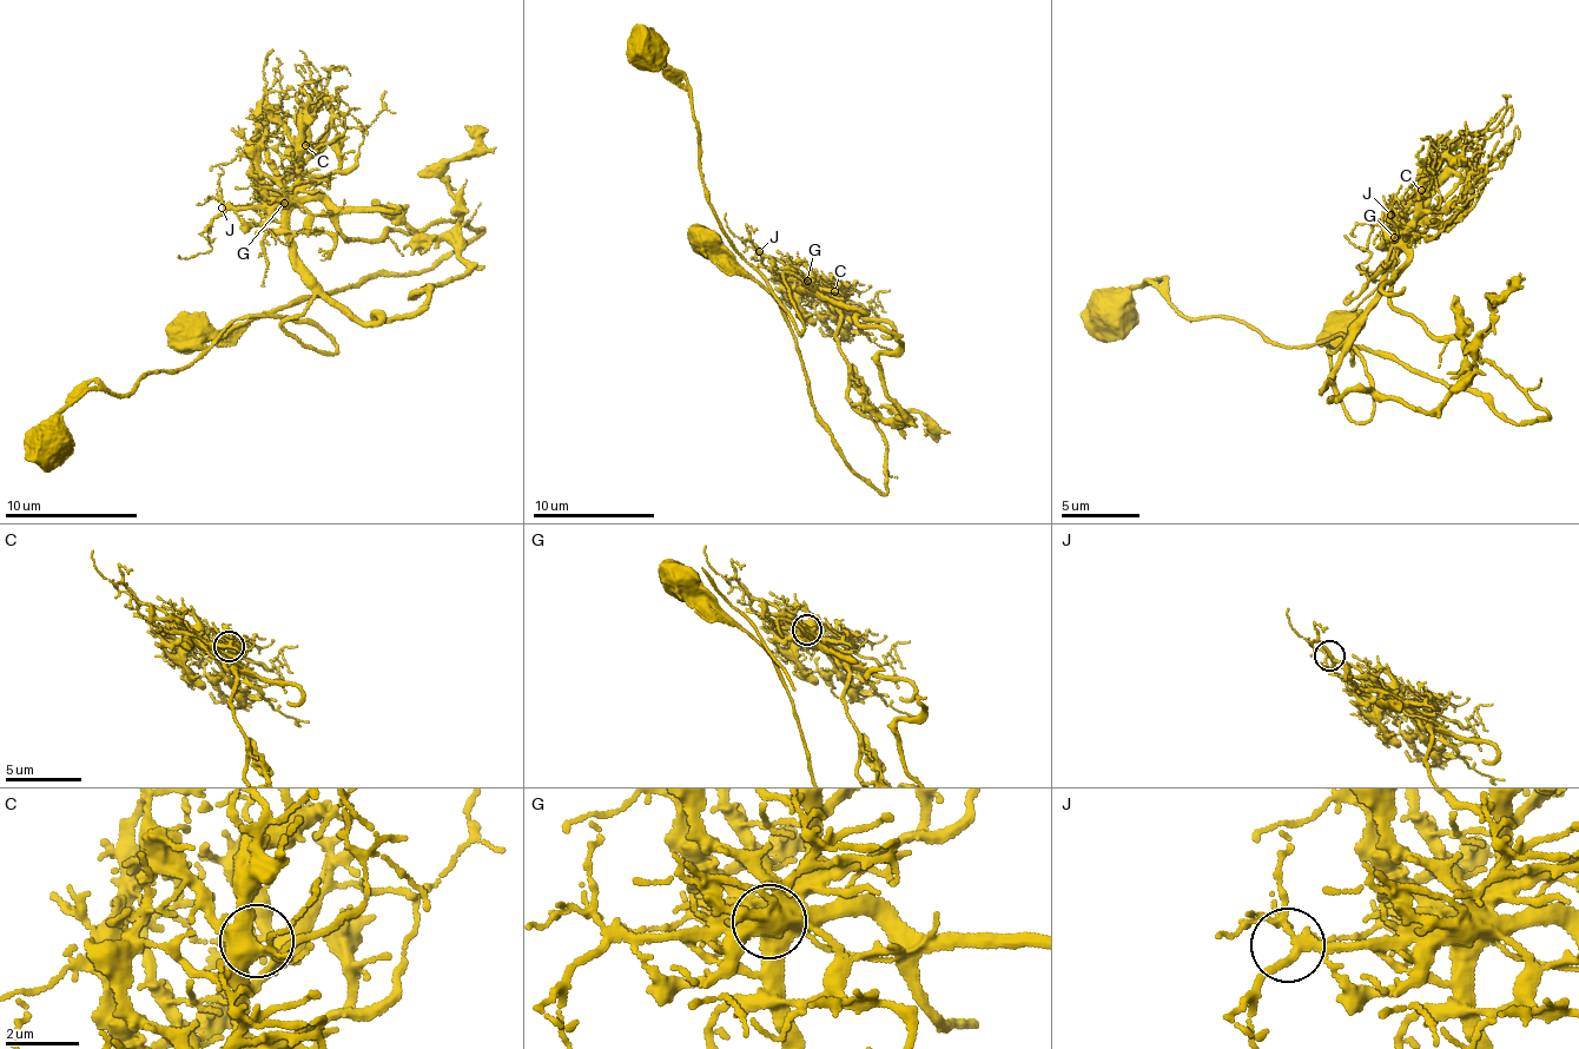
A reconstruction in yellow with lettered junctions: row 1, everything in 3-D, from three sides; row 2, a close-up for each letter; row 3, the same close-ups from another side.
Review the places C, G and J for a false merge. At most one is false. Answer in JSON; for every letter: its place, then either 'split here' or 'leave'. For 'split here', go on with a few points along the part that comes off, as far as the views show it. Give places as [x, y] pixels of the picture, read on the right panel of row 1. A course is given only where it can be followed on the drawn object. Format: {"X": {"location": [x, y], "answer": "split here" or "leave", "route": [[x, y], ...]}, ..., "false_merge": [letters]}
{"C": {"location": [1421, 190], "answer": "leave"}, "G": {"location": [1394, 237], "answer": "split here", "route": [[1393, 238], [1393, 304], [1470, 344], [1550, 415], [1524, 426], [1495, 413], [1346, 341], [1335, 314]]}, "J": {"location": [1391, 215], "answer": "leave"}, "false_merge": ["G"]}

